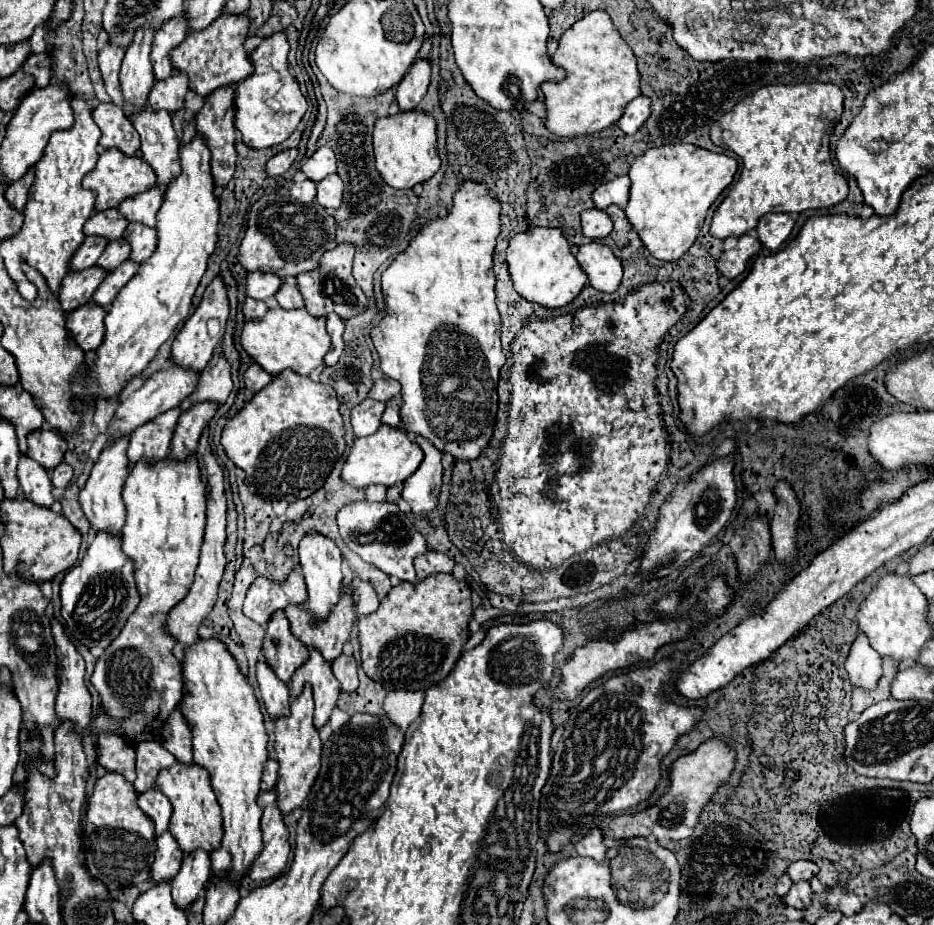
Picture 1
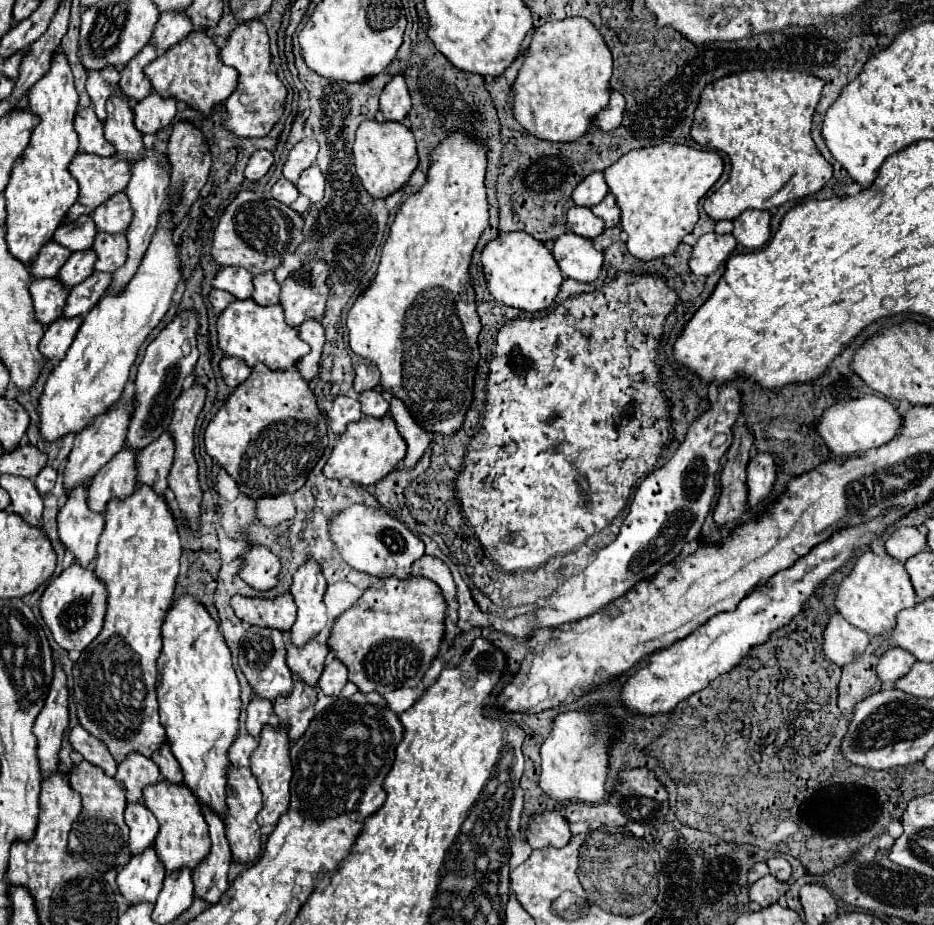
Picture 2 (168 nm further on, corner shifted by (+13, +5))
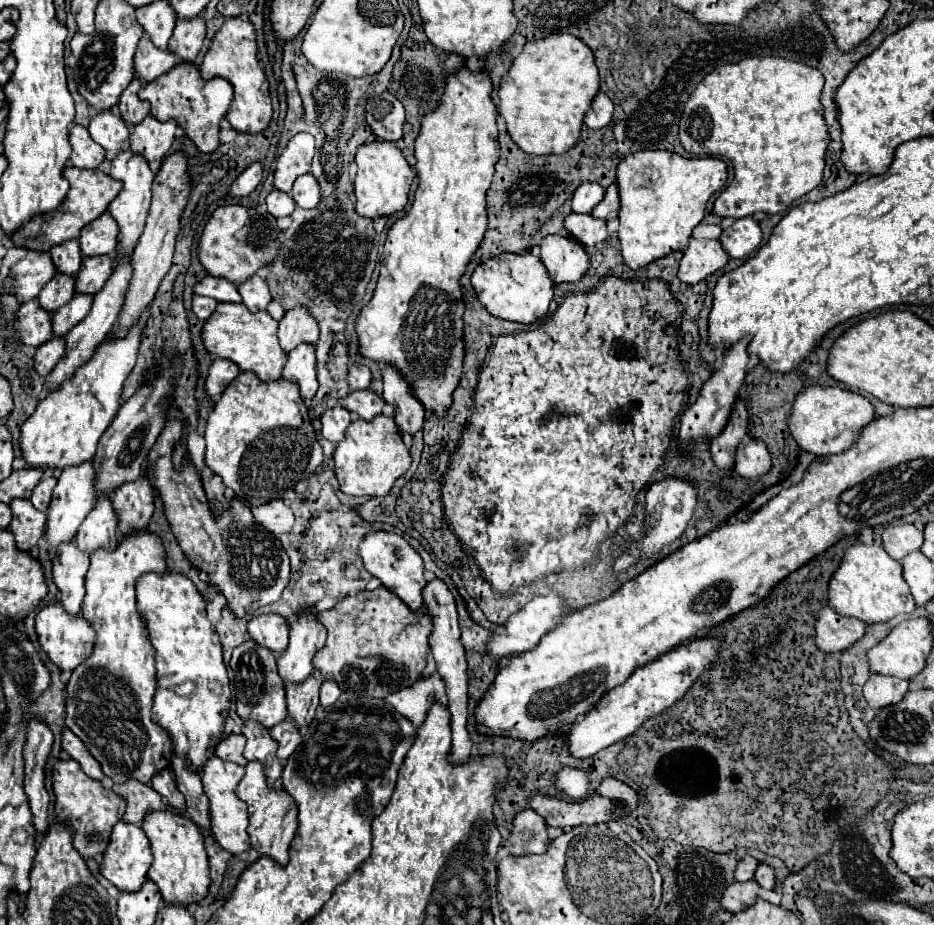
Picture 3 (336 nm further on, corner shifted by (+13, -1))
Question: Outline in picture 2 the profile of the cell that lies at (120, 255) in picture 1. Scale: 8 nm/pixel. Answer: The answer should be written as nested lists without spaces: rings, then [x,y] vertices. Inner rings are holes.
[[[88,249],[82,253],[72,253],[70,259],[64,263],[64,267],[58,271],[56,279],[66,289],[72,289],[80,281],[88,279],[92,271],[94,271],[94,253],[90,253],[90,249]]]

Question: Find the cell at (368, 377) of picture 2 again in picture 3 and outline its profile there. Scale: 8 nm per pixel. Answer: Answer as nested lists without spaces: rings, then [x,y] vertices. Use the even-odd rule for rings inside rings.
[[[352,365],[348,369],[348,385],[350,391],[360,391],[360,389],[368,389],[372,381],[370,369],[366,365]]]

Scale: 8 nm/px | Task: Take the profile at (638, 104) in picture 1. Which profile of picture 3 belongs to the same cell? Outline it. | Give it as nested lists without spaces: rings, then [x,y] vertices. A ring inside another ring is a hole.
[[[598,93],[594,97],[592,109],[588,111],[588,115],[584,117],[584,125],[588,125],[590,129],[604,129],[610,125],[614,115],[614,103],[610,101],[610,97],[606,93]]]

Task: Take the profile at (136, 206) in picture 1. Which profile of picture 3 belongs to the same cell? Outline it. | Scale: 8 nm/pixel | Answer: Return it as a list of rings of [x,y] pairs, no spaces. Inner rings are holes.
[[[100,215],[92,223],[88,223],[80,233],[82,255],[114,255],[114,235],[118,235],[118,227],[114,227],[110,215]]]

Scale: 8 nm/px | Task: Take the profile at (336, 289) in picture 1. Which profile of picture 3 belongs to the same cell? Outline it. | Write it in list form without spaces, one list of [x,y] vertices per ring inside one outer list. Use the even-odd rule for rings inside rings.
[[[304,305],[292,307],[280,319],[278,339],[286,353],[290,353],[298,343],[316,343],[318,333],[320,333],[318,321],[310,313],[310,309]]]

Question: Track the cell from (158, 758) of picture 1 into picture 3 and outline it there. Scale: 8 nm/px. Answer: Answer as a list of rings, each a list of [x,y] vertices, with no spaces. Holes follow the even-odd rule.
[[[130,779],[126,783],[116,783],[112,789],[114,789],[114,793],[122,795],[128,801],[128,807],[124,813],[126,823],[142,823],[146,813],[166,809],[158,791],[154,791],[154,787],[150,787],[146,783],[138,783],[138,779]]]

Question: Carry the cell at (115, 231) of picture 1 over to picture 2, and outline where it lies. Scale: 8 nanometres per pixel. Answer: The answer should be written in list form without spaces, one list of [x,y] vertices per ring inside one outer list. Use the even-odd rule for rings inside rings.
[[[82,215],[72,223],[60,225],[54,233],[54,241],[66,249],[70,249],[72,253],[76,251],[84,251],[90,249],[90,241],[94,241],[96,231],[94,231],[94,221],[90,215]]]

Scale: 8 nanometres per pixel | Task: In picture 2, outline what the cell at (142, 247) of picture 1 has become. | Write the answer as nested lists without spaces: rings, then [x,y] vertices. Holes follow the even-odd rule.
[[[98,233],[92,249],[98,257],[94,265],[96,271],[114,273],[118,267],[122,267],[122,261],[126,261],[126,237],[122,237],[122,233]]]

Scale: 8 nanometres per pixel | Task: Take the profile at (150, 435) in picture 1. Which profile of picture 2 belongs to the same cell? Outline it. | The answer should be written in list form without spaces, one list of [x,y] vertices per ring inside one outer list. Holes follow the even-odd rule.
[[[122,449],[116,453],[106,469],[100,469],[88,487],[88,507],[94,513],[104,515],[106,505],[112,499],[126,499],[136,491],[136,467],[134,457],[138,451]]]

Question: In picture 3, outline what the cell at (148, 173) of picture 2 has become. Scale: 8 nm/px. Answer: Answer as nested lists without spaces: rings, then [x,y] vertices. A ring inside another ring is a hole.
[[[130,255],[130,263],[122,263],[122,267],[118,267],[118,271],[112,273],[110,281],[102,287],[102,291],[98,291],[98,295],[94,297],[94,305],[88,313],[86,319],[82,319],[68,335],[66,335],[66,355],[62,357],[62,361],[54,367],[54,371],[48,375],[46,383],[48,389],[54,391],[54,387],[58,387],[68,375],[72,375],[74,369],[78,369],[82,363],[86,363],[90,359],[90,353],[94,351],[94,347],[112,331],[112,327],[118,321],[118,315],[122,313],[122,303],[126,301],[126,287],[130,283],[130,275],[134,273],[132,269],[132,255]]]

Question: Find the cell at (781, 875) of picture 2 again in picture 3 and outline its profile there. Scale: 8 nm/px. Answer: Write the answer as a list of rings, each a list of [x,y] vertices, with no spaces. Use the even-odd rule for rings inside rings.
[[[762,863],[762,865],[756,869],[754,879],[756,879],[758,883],[762,883],[764,889],[774,889],[774,885],[776,885],[776,871],[774,871],[774,867]]]

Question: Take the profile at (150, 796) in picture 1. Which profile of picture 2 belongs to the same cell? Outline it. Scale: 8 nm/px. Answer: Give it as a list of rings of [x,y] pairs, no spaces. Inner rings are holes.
[[[138,803],[138,805],[126,805],[124,821],[130,827],[128,835],[130,855],[144,853],[154,843],[154,837],[158,833],[156,817],[142,803]]]

